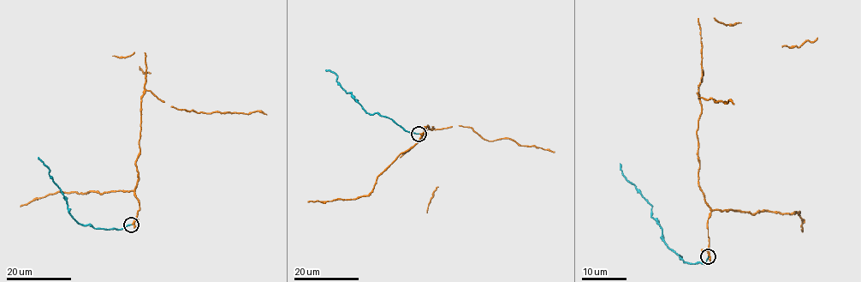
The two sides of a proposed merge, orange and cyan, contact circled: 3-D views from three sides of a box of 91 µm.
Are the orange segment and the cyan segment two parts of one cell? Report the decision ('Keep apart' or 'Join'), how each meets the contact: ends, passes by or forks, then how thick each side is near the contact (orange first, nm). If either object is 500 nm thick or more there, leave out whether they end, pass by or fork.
Join. At the ring orange passes by. At the ring cyan ends. Thickness 180 nm (orange) against 170 nm

